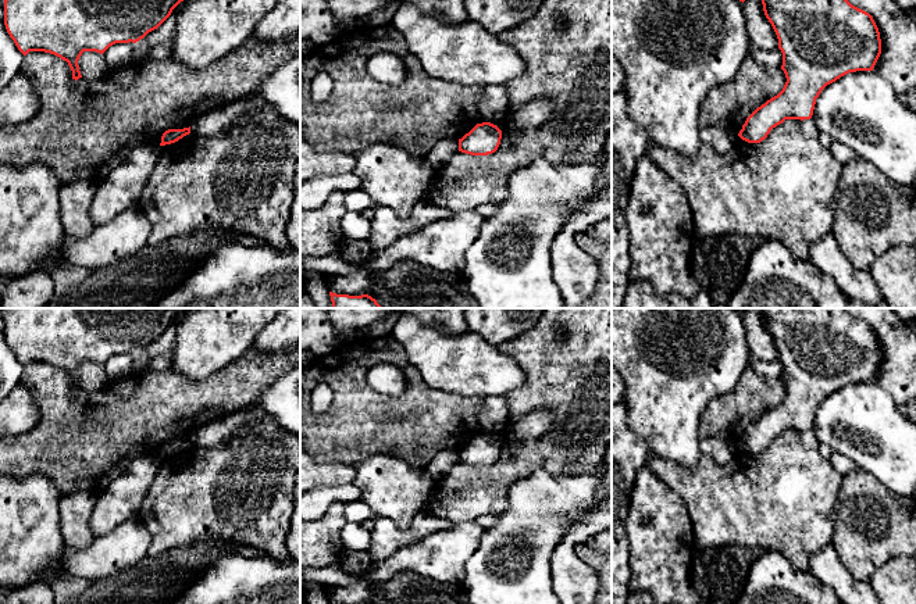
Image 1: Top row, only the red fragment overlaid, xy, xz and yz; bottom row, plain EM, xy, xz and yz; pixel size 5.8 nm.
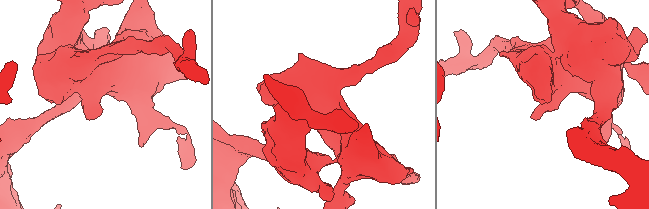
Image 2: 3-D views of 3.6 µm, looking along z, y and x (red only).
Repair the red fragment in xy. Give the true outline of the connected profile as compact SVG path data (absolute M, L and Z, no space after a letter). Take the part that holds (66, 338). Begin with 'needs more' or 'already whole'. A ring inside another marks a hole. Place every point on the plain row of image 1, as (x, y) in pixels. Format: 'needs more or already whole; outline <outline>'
already whole; outline M6 308L4 336L18 361L44 362L67 372L72 390L82 389L78 371L83 362L103 365L115 354L136 354L157 340L188 308Z

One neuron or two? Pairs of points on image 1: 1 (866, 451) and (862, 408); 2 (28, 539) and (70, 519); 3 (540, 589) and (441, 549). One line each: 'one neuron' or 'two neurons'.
1: one neuron
2: two neurons
3: two neurons

